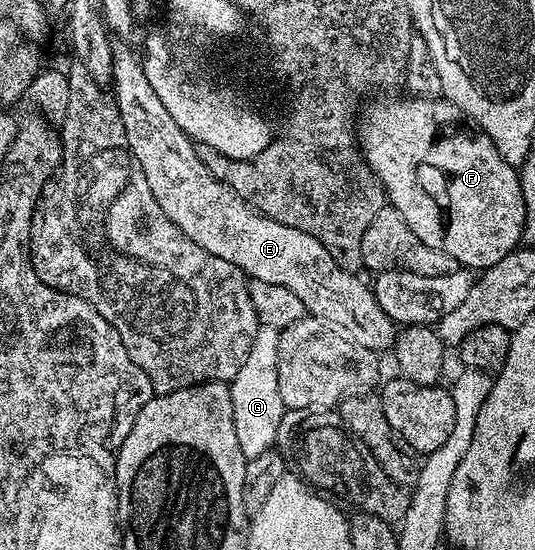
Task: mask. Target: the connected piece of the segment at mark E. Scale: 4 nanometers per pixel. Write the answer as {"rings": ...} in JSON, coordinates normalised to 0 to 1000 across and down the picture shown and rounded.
{"rings":[[[241,87],[211,89],[211,142],[207,173],[219,185],[219,198],[230,222],[234,258],[241,265],[241,278],[260,295],[267,309],[267,324],[275,324],[275,338],[282,338],[282,353],[290,353],[290,367],[297,367],[297,382],[364,440],[364,447],[379,447],[387,462],[402,462],[402,469],[417,469],[417,476],[432,476],[449,495],[458,496],[465,509],[484,513],[514,513],[514,520],[536,520],[544,535],[559,540],[566,549],[572,569],[594,575],[611,585],[626,585],[626,593],[641,593],[649,607],[671,629],[692,633],[693,638],[712,644],[716,636],[733,635],[742,616],[744,591],[736,589],[725,571],[708,556],[695,522],[680,516],[673,500],[645,495],[611,462],[604,440],[581,433],[581,425],[566,425],[566,418],[551,418],[551,411],[529,411],[529,404],[514,404],[507,396],[482,385],[460,364],[447,360],[417,331],[404,327],[387,309],[387,302],[372,287],[363,256],[335,229],[327,229],[327,215],[312,207],[305,185],[282,164],[282,149],[275,149],[271,118],[265,104],[256,102]]]}

